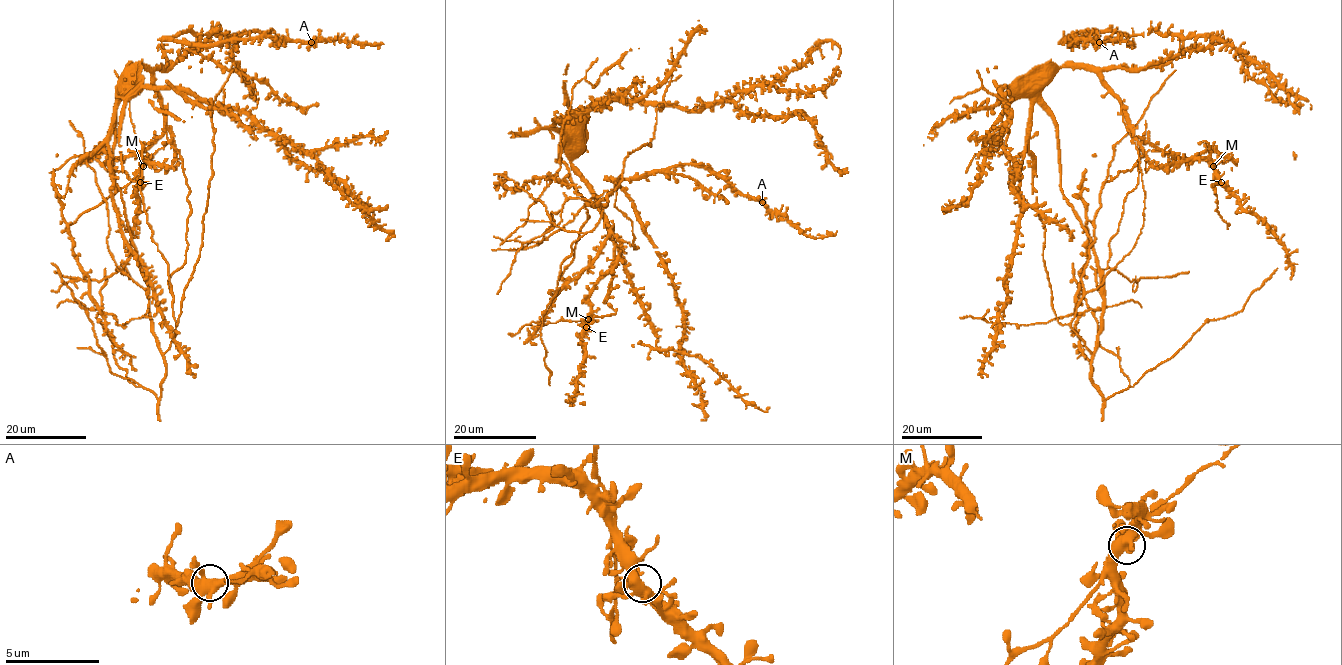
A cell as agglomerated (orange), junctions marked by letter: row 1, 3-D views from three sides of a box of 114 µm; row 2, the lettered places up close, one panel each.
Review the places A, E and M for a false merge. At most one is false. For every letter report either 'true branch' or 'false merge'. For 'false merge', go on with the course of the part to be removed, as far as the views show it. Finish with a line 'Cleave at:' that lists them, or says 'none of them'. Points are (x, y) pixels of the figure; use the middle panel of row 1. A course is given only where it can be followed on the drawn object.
A: true branch
E: true branch
M: false merge
Cleave at: M

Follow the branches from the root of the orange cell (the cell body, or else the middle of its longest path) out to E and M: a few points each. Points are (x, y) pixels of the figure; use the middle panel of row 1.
E: (610, 225), (619, 240), (621, 252), (589, 297), (591, 314), (586, 319), (586, 327)
M: (610, 225), (619, 240), (621, 252), (589, 297), (591, 317), (588, 320)

